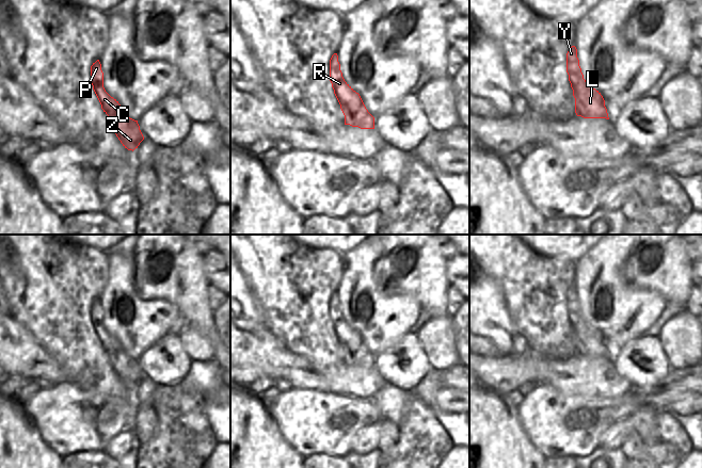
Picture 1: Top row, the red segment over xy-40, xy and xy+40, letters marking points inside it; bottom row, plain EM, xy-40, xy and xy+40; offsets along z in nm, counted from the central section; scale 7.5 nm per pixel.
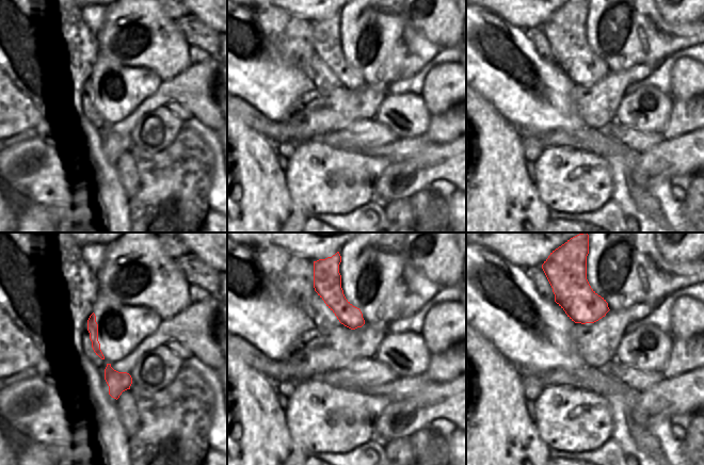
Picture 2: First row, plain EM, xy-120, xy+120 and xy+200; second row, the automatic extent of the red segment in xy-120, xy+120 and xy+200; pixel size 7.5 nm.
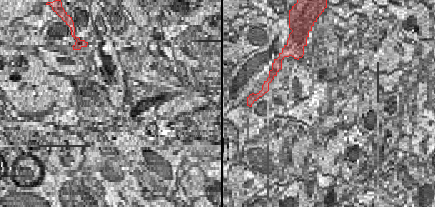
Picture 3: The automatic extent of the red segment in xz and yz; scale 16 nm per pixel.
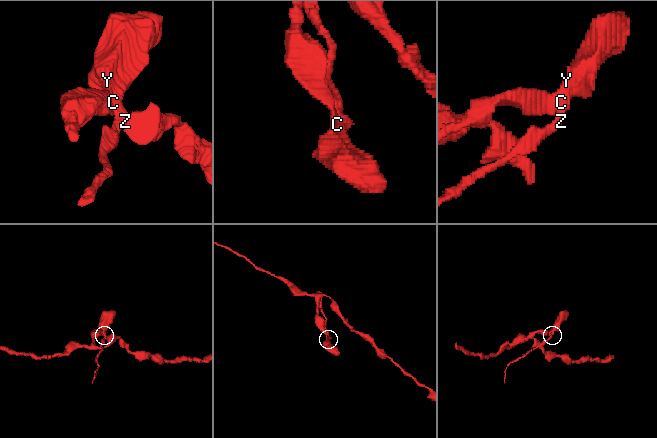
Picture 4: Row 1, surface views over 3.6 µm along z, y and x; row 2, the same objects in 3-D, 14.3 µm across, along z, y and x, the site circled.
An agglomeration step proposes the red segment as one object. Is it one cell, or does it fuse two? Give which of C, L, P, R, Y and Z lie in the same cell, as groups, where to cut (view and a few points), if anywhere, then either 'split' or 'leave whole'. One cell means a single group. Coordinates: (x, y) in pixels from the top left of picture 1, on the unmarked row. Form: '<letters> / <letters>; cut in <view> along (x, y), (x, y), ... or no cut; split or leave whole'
C L P R Y / Z; cut in xy along (371, 354), (351, 352), (348, 362); split

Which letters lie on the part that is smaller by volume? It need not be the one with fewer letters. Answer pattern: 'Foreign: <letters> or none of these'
Foreign: Z

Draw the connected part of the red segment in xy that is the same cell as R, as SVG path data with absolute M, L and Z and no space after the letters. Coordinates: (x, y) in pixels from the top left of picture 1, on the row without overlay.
M334 292L330 298L330 320L345 354L345 364L349 364L349 354L352 352L358 355L371 355L360 333L345 320L337 292Z

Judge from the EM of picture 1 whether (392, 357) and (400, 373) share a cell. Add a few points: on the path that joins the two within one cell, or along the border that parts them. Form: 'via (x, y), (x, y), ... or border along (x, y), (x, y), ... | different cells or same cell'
via (394, 361), (399, 369) | same cell

